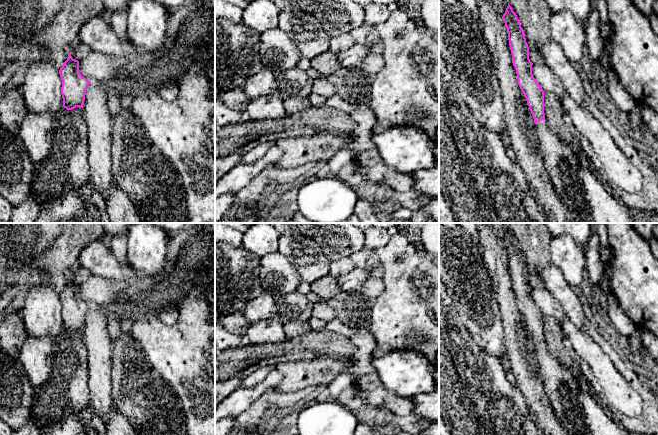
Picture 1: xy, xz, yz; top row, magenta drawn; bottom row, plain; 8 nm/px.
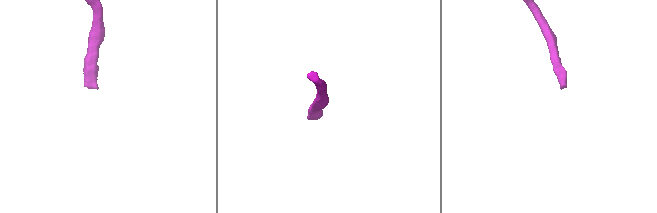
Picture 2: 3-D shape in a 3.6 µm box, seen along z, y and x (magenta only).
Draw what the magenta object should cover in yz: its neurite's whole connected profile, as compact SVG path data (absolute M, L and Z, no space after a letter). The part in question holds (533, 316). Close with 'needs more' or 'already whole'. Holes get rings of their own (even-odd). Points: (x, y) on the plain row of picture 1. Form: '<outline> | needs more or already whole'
M509 227L502 243L508 257L518 309L534 342L540 375L549 402L564 429L584 435L583 415L576 400L581 388L569 369L563 367L545 345L544 315L532 298L533 287L529 283L524 255Z | needs more

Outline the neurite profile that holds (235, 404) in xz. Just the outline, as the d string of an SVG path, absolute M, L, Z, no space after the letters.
M273 369L265 379L252 388L239 387L225 397L215 408L215 422L224 417L237 418L261 396L271 391L283 378L283 374Z

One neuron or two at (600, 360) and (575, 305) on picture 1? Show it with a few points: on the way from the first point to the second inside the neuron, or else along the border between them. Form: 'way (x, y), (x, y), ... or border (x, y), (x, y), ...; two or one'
border (566, 316), (582, 330); two

